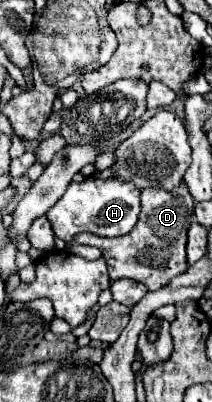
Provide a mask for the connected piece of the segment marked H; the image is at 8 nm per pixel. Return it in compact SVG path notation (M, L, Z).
M86 178L84 182L70 182L64 196L48 210L48 220L56 238L64 242L74 242L74 236L80 232L90 232L96 236L116 238L128 234L140 214L140 188L132 186L132 182L120 182L118 178Z

